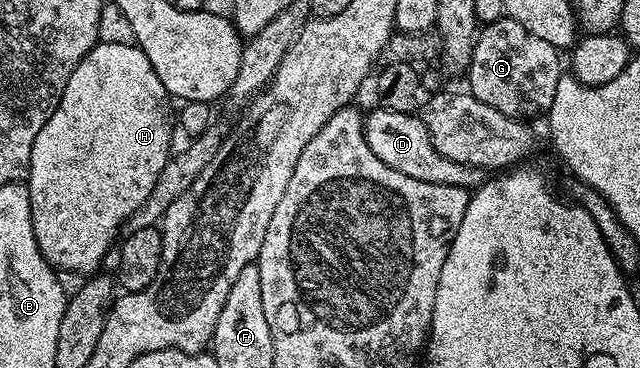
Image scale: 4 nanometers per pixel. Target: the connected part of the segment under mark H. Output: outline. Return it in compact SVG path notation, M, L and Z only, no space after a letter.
M98 43L74 67L54 115L46 119L46 127L34 139L26 178L34 239L38 239L38 247L53 269L95 274L108 248L117 244L116 232L119 234L130 215L146 203L146 195L154 191L154 183L158 183L158 175L162 175L162 167L173 152L174 109L168 104L170 98L162 79L135 43Z

